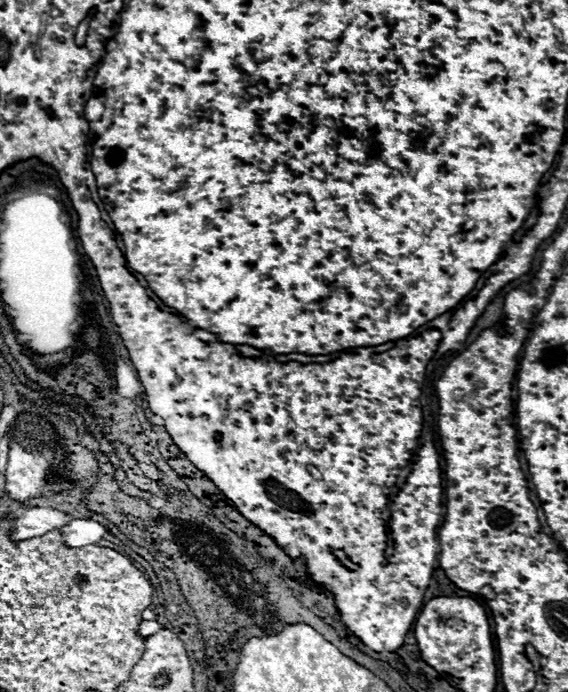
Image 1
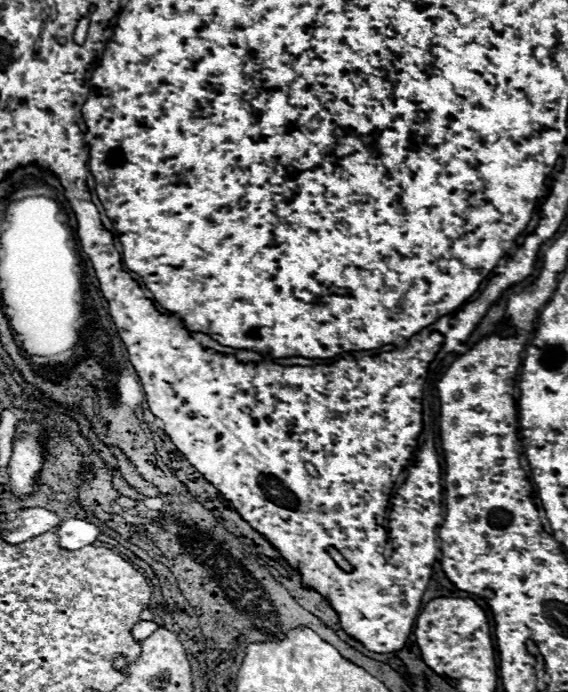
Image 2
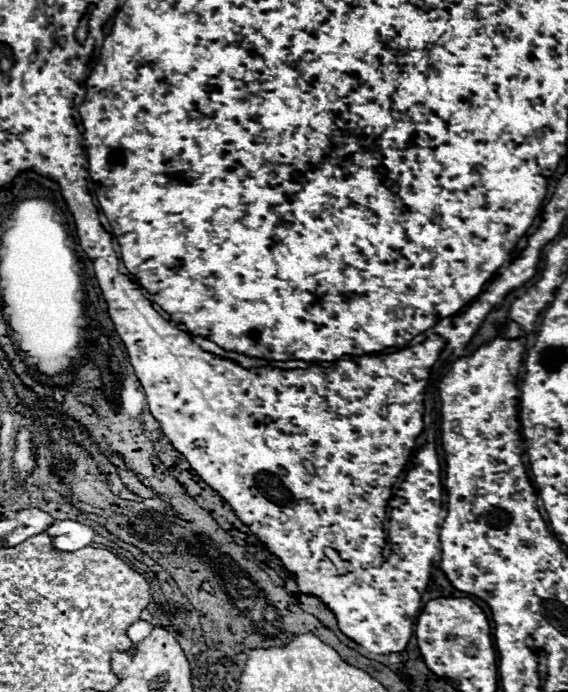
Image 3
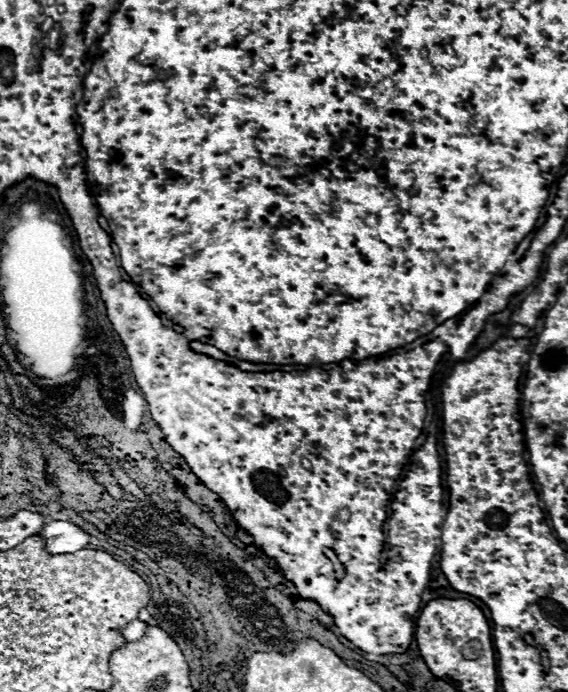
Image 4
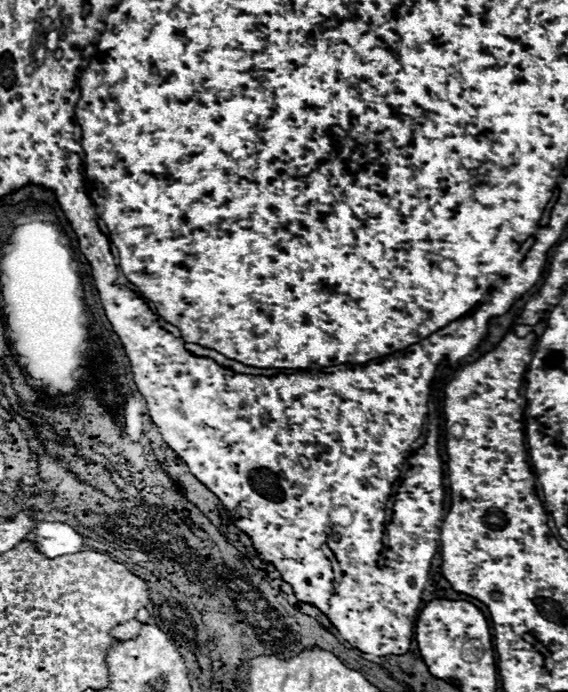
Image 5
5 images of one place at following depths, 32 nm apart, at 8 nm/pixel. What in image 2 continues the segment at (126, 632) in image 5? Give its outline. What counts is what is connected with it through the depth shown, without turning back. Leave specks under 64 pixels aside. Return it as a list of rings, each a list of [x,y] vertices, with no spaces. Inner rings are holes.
[[[140,622],[140,624],[136,624],[136,628],[132,630],[132,636],[136,636],[136,640],[144,640],[144,638],[148,638],[154,630],[158,628],[158,624],[156,622]]]

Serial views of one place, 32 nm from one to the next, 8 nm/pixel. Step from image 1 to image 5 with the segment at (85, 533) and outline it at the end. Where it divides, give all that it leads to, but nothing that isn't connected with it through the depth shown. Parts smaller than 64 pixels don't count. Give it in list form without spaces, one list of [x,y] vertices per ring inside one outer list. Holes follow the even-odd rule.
[[[42,522],[32,536],[26,536],[26,540],[36,540],[40,544],[40,552],[46,556],[62,556],[82,550],[86,538],[64,522]]]

